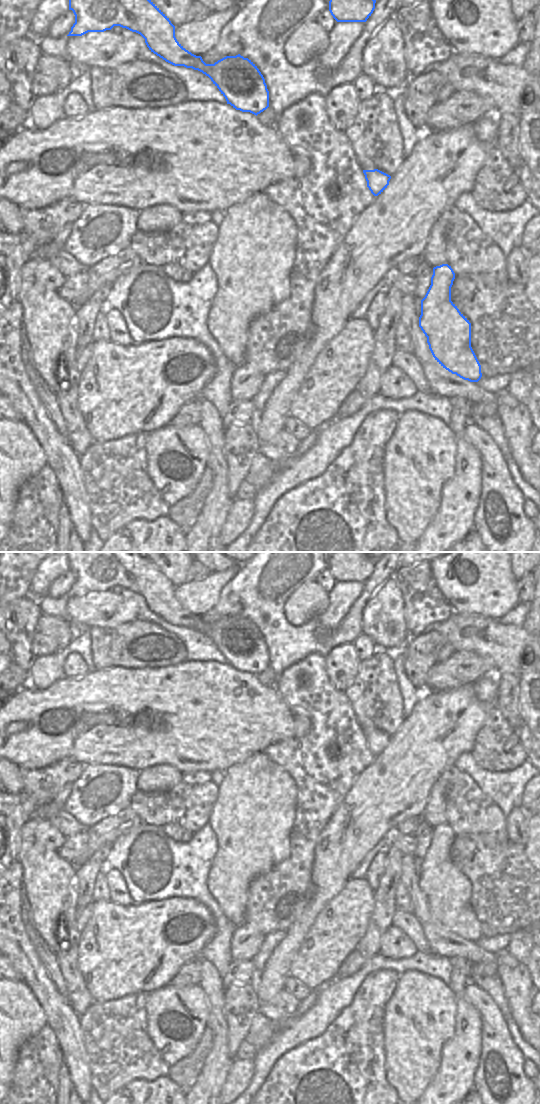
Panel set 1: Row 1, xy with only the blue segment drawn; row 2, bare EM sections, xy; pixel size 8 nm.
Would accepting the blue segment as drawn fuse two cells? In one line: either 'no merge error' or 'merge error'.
no merge error

